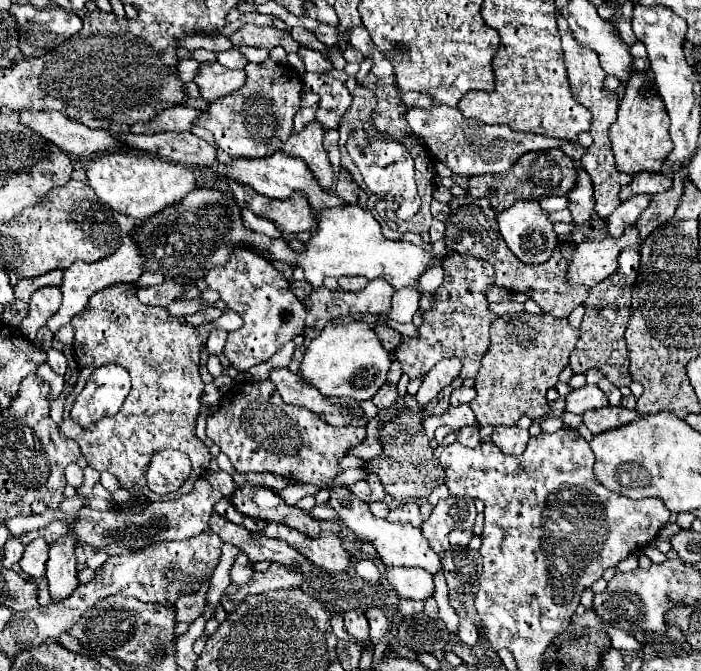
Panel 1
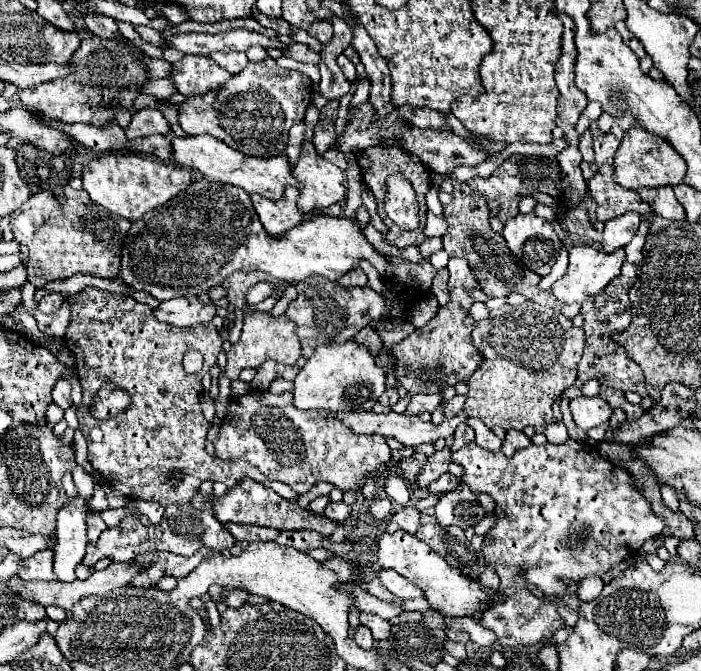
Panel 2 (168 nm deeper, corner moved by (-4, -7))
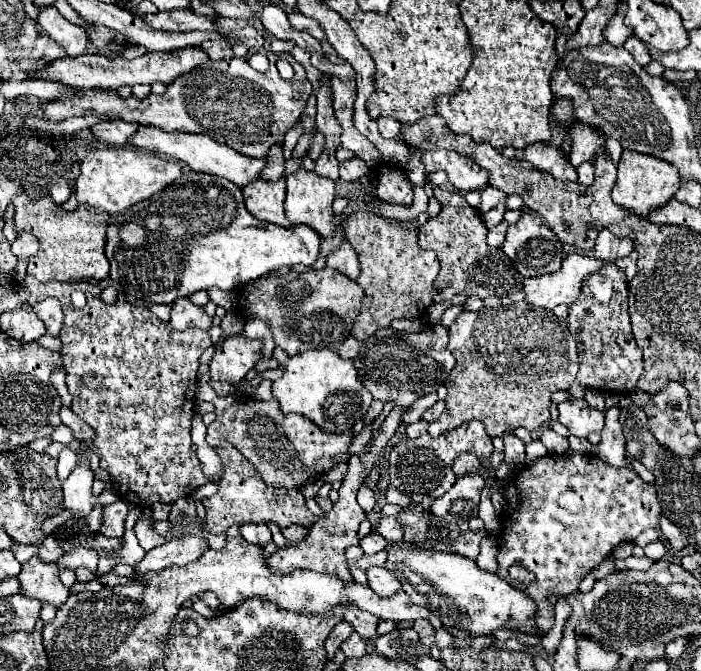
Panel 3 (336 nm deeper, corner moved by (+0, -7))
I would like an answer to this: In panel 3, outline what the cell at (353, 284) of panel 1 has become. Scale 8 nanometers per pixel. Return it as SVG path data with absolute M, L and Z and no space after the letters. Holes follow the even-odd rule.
M343 237L343 243L337 251L331 251L327 255L327 267L333 267L333 269L345 273L349 279L357 279L359 261L357 261L357 253L351 247L351 243L347 241L347 237Z

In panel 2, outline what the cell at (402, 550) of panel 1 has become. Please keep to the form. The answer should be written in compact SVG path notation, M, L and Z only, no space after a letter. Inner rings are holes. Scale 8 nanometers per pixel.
M395 531L395 533L383 533L379 543L379 563L385 569L393 569L405 579L409 579L413 585L421 587L425 591L425 599L431 603L435 611L441 611L445 615L457 615L457 617L471 617L479 607L485 611L501 597L497 593L487 593L481 589L477 581L471 581L463 577L459 571L449 567L427 543L419 541L411 533Z

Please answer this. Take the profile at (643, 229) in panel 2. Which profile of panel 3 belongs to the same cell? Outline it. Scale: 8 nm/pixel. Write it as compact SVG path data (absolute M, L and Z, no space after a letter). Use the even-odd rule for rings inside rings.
M633 249L633 253L631 253L629 257L625 257L625 259L617 259L615 265L617 265L619 269L623 269L627 281L631 281L631 279L635 277L635 273L637 273L637 253L635 253L635 249Z

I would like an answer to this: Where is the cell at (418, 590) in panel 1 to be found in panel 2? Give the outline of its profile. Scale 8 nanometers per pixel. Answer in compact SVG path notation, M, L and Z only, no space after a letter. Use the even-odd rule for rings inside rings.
M383 569L379 573L379 579L399 599L419 599L419 597L425 597L421 593L421 589L417 589L411 581L405 581L405 577L401 577L399 573L393 573L391 569Z

